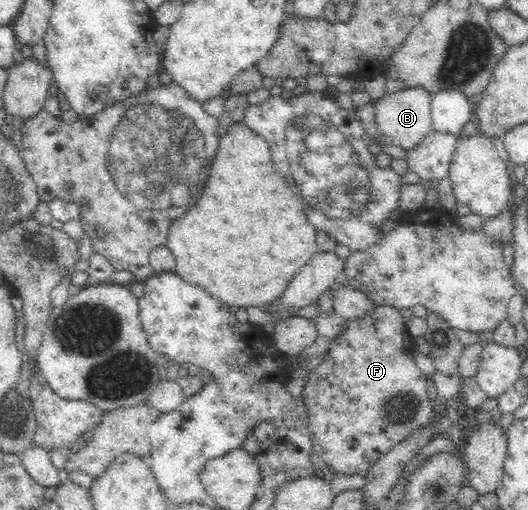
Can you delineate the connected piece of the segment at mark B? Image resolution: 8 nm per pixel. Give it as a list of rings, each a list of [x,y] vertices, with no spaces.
[[[405,87],[405,89],[385,93],[374,103],[374,120],[377,129],[381,133],[381,140],[392,146],[401,146],[404,149],[412,149],[417,146],[425,136],[434,131],[431,125],[431,96],[433,94],[421,87]]]

